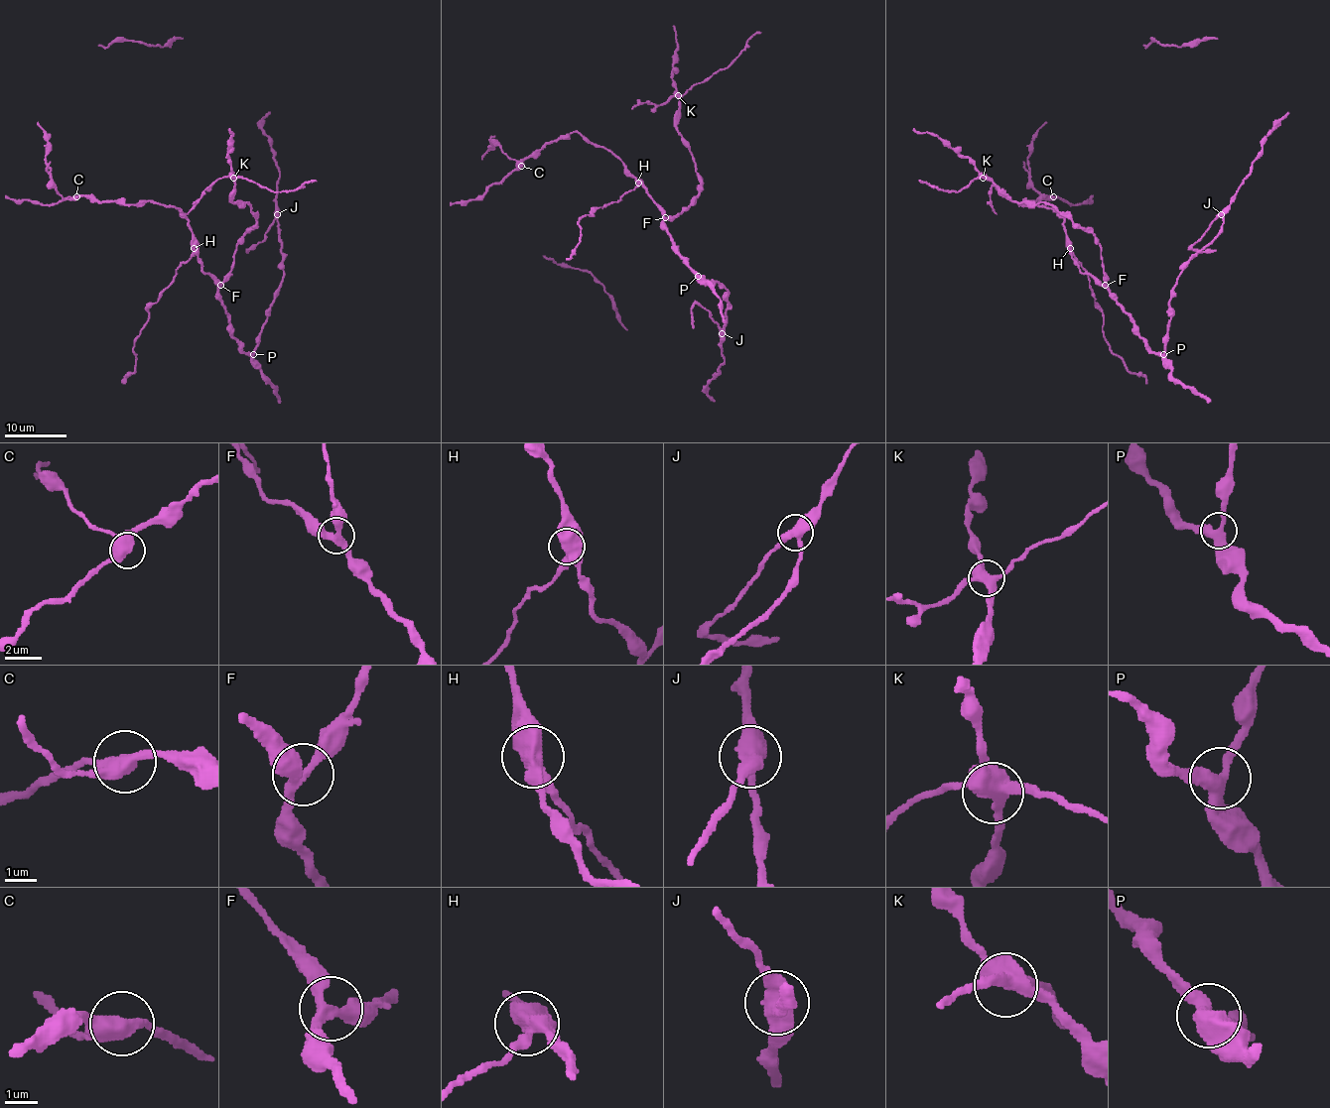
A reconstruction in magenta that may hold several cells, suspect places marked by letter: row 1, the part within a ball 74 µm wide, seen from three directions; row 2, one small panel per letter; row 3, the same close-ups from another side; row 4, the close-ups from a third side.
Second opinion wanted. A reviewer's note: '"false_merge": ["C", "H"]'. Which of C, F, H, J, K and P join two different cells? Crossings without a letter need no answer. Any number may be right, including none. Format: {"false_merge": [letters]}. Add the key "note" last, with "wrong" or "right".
{"false_merge": ["H", "K"], "note": "wrong"}

